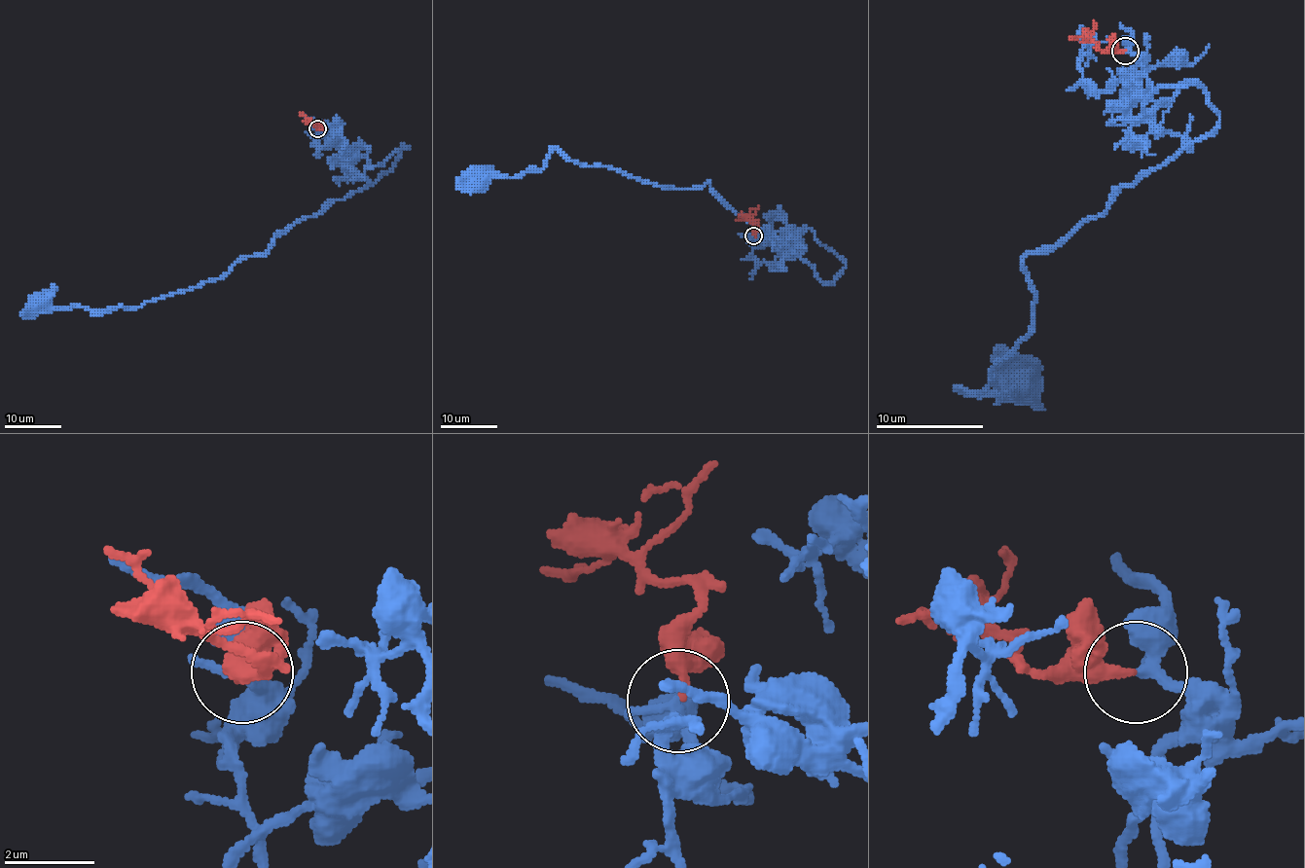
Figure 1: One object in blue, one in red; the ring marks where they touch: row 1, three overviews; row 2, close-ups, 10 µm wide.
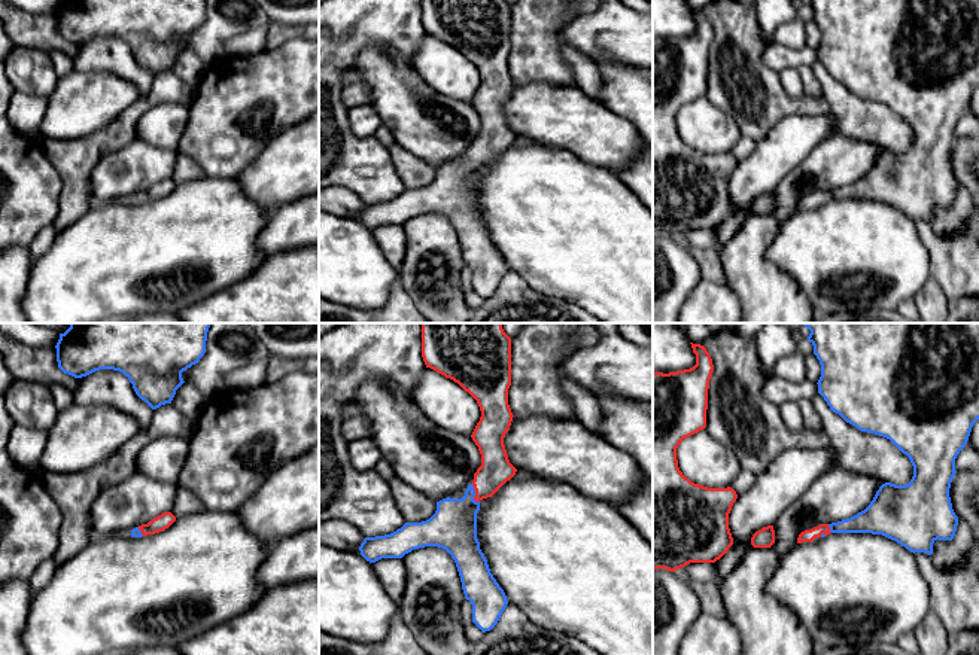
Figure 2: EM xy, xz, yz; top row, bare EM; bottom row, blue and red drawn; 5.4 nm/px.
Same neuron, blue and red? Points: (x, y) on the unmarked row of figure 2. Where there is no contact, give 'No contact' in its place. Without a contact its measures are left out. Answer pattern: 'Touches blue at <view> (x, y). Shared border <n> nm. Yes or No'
Touches blue at xz (474, 161). Shared border 110 nm. Yes

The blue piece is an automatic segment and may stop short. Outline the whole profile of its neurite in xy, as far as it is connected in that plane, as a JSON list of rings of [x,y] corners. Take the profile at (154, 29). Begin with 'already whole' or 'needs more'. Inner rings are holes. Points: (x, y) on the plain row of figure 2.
already whole; [[[60,0],[55,12],[58,34],[75,45],[100,36],[122,39],[136,61],[152,76],[171,70],[185,49],[182,39],[198,30],[206,19],[207,0]]]

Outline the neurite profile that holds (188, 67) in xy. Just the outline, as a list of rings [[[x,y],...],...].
[[[183,49],[171,67],[171,71],[186,85],[197,86],[206,70],[206,63],[192,51]]]

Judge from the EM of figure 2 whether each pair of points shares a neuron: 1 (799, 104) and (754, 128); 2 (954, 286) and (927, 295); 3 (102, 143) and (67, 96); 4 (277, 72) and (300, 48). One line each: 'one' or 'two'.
1: one
2: two
3: two
4: one

